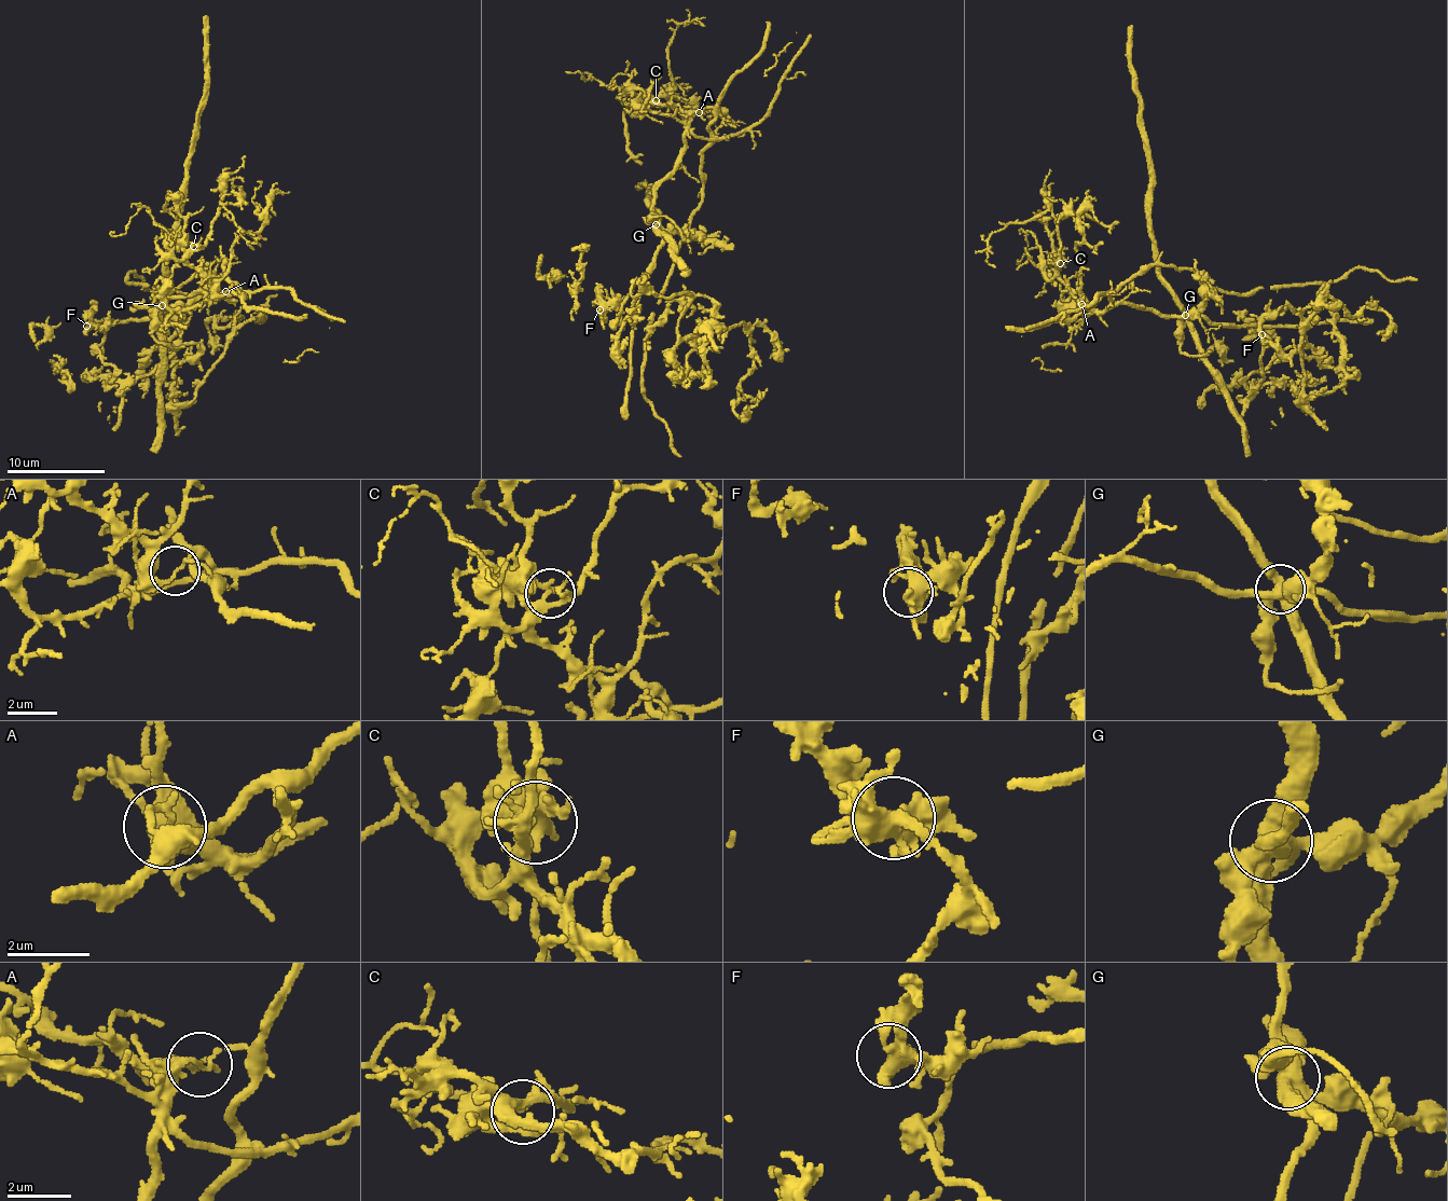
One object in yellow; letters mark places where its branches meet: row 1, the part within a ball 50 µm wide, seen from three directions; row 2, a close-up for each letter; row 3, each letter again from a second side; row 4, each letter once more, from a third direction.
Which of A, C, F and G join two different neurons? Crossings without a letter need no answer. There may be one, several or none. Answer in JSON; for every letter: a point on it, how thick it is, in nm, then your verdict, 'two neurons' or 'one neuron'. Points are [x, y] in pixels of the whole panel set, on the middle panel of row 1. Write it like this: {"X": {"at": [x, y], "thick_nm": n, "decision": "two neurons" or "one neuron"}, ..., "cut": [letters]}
{"A": {"at": [699, 112], "thick_nm": 130, "decision": "two neurons"}, "C": {"at": [656, 100], "thick_nm": 200, "decision": "one neuron"}, "F": {"at": [600, 309], "thick_nm": 440, "decision": "one neuron"}, "G": {"at": [656, 224], "thick_nm": 480, "decision": "two neurons"}, "cut": ["A", "G"]}

